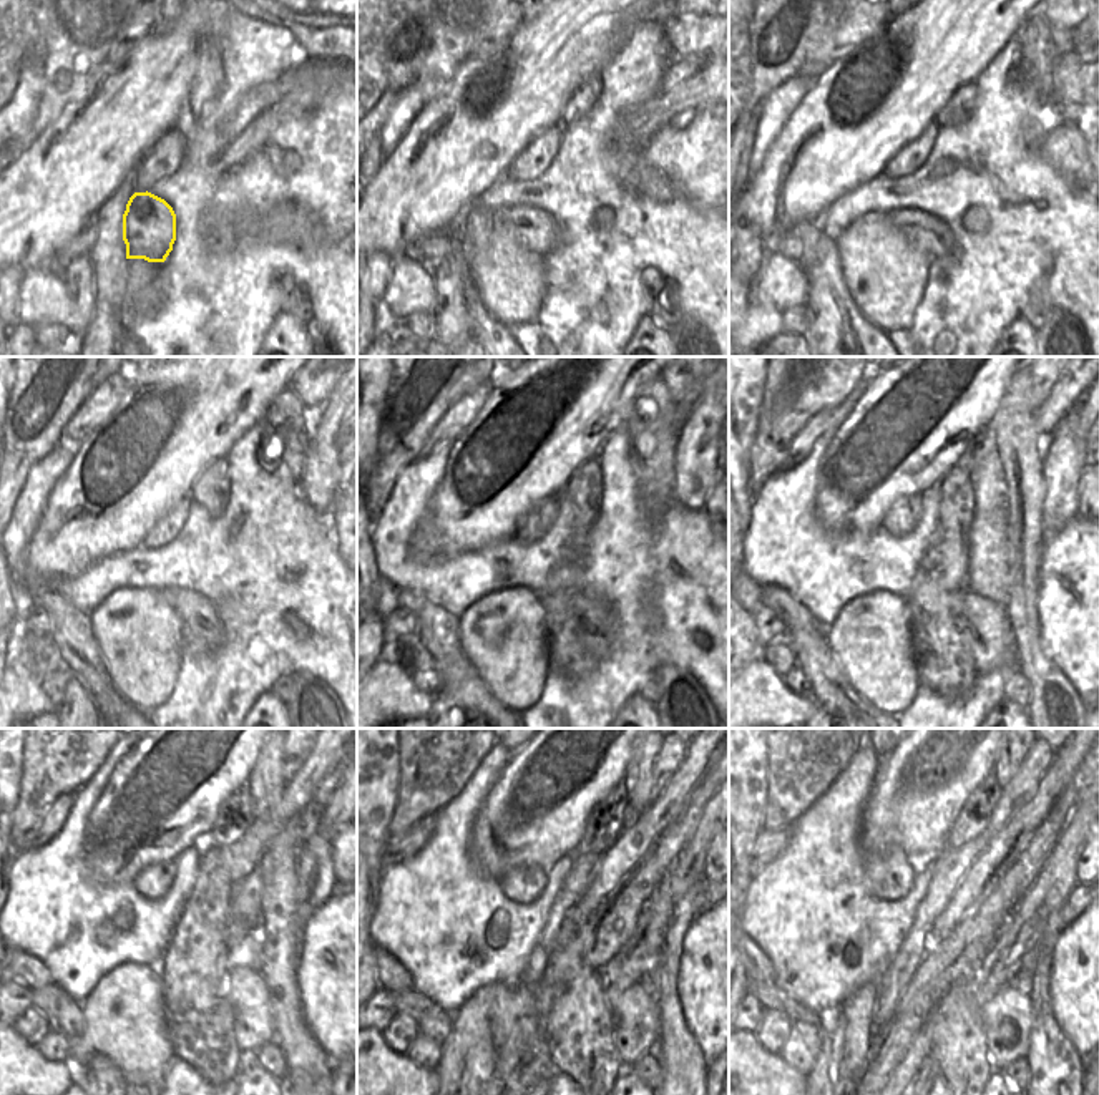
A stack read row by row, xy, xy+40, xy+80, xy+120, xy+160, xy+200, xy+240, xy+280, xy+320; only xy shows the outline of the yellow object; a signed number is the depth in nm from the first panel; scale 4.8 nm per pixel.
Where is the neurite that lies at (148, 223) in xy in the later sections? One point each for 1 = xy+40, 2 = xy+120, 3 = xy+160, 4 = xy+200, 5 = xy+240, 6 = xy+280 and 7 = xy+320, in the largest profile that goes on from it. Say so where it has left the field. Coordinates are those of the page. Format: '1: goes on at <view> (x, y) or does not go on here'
1: goes on at xy+40 (537, 229)
2: goes on at xy+120 (196, 613)
3: goes on at xy+160 (598, 614)
4: goes on at xy+200 (996, 649)
5: goes on at xy+240 (244, 987)
6: goes on at xy+280 (636, 1022)
7: goes on at xy+320 (1008, 1017)

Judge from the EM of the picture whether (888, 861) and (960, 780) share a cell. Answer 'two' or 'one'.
two

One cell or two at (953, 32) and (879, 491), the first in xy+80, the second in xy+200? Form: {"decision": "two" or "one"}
{"decision": "one"}

